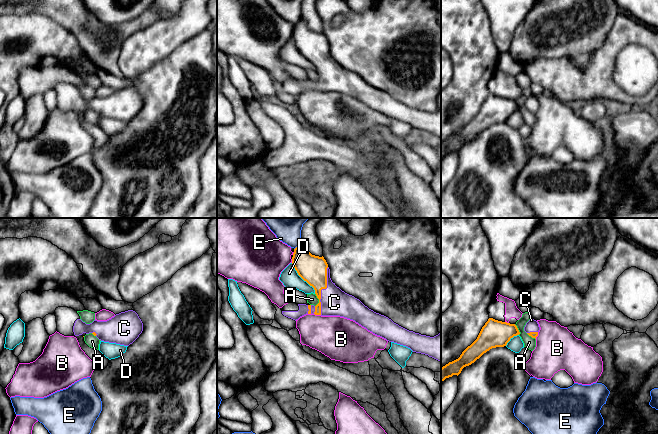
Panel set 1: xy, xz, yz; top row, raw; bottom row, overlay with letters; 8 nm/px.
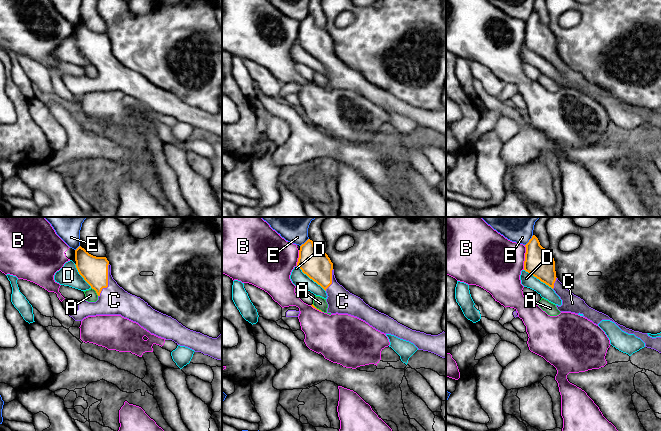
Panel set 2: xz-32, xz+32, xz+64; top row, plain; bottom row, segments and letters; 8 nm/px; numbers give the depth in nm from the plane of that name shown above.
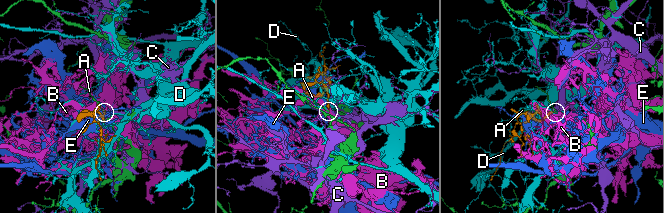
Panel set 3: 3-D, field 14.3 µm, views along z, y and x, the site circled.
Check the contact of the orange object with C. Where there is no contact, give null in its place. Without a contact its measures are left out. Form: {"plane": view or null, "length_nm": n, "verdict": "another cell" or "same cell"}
{"plane": "xz", "length_nm": 380, "verdict": "same cell"}

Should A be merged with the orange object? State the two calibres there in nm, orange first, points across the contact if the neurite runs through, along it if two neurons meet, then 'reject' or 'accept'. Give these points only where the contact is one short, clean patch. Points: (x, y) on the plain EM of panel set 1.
220/90 nm | along xz (315, 69), (318, 75), (318, 79), (315, 82) | reject

